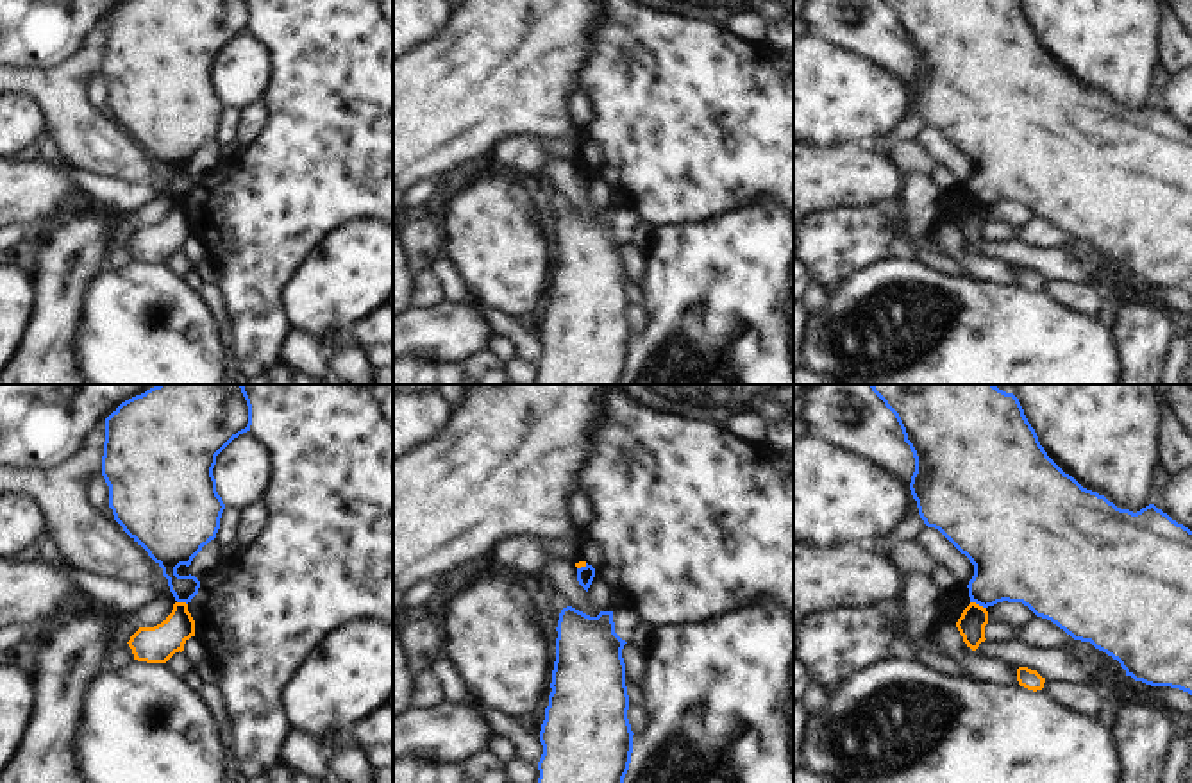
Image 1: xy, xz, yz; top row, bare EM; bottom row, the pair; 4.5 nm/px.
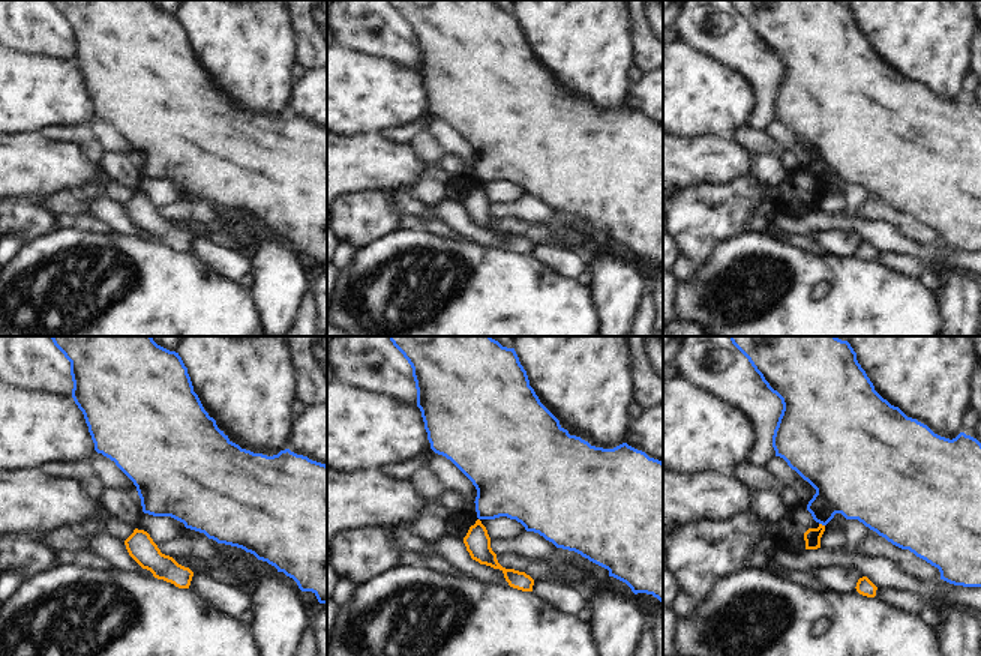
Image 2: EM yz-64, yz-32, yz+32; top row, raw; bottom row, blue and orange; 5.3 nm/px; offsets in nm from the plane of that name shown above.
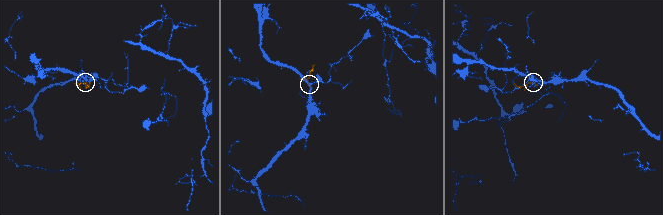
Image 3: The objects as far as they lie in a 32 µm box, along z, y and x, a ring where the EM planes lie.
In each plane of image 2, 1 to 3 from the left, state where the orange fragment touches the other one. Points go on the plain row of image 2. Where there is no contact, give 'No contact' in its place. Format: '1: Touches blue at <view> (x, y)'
1: No contact
2: No contact
3: Touches blue at yz+32 (822, 188)

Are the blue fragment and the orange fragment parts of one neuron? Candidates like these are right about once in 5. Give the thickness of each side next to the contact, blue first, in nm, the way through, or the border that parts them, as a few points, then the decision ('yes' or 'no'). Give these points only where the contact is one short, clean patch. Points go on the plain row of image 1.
calibres 380 and 120 nm; border yz (971, 201), (985, 208); no

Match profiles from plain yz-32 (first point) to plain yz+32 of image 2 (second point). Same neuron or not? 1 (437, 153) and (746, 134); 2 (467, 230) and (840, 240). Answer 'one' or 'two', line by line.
1: one
2: one

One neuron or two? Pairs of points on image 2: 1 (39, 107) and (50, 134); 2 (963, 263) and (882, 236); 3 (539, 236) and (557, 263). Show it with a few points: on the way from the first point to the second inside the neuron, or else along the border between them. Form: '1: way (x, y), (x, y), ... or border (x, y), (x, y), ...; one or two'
1: border (81, 122), (44, 126), (38, 131); two
2: way (944, 257), (902, 245); one
3: border (534, 242), (566, 248); two

